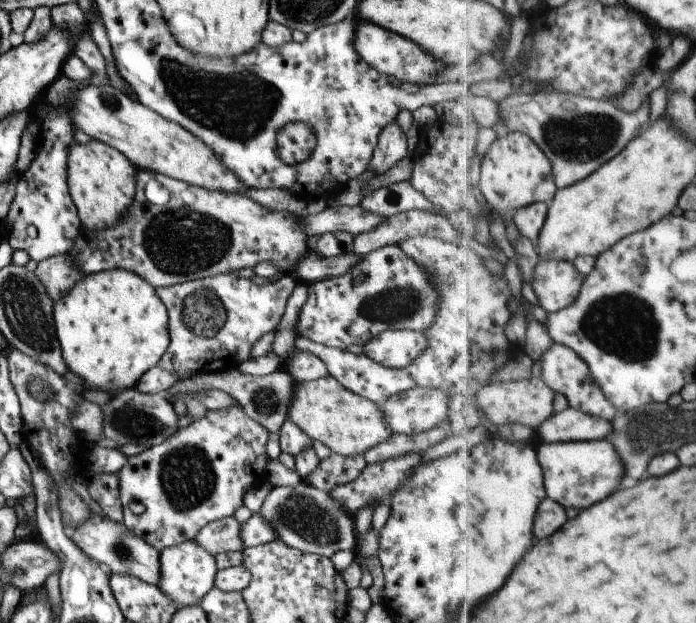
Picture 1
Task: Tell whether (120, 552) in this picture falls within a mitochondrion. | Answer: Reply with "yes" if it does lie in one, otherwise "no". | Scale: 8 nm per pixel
yes

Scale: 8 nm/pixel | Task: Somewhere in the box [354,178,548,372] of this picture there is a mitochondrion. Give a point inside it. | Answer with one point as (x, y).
(396, 302)

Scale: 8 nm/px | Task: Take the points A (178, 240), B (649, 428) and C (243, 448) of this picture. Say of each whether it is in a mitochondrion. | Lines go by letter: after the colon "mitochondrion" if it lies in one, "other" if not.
A: mitochondrion
B: mitochondrion
C: other

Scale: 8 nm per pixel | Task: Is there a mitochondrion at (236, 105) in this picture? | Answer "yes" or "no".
yes

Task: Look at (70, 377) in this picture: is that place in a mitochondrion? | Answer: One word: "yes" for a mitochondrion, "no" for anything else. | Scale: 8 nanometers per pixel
no

